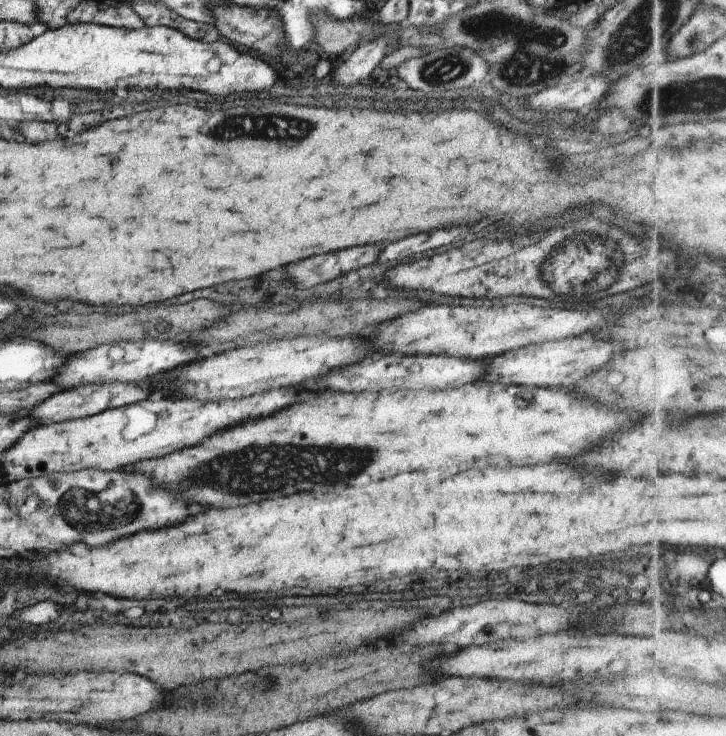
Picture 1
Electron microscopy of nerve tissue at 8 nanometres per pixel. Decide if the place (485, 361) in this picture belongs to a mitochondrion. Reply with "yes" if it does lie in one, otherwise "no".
no

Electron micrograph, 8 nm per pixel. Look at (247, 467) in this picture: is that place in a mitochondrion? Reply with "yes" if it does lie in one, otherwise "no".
yes

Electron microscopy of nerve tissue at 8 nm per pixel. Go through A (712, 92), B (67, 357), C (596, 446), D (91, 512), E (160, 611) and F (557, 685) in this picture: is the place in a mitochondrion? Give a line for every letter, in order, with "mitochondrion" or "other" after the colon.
A: mitochondrion
B: other
C: other
D: mitochondrion
E: other
F: other

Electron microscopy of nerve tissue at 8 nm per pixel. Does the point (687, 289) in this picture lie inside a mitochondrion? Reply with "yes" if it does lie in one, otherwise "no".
no

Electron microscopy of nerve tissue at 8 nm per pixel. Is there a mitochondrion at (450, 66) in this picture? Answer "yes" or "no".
yes

